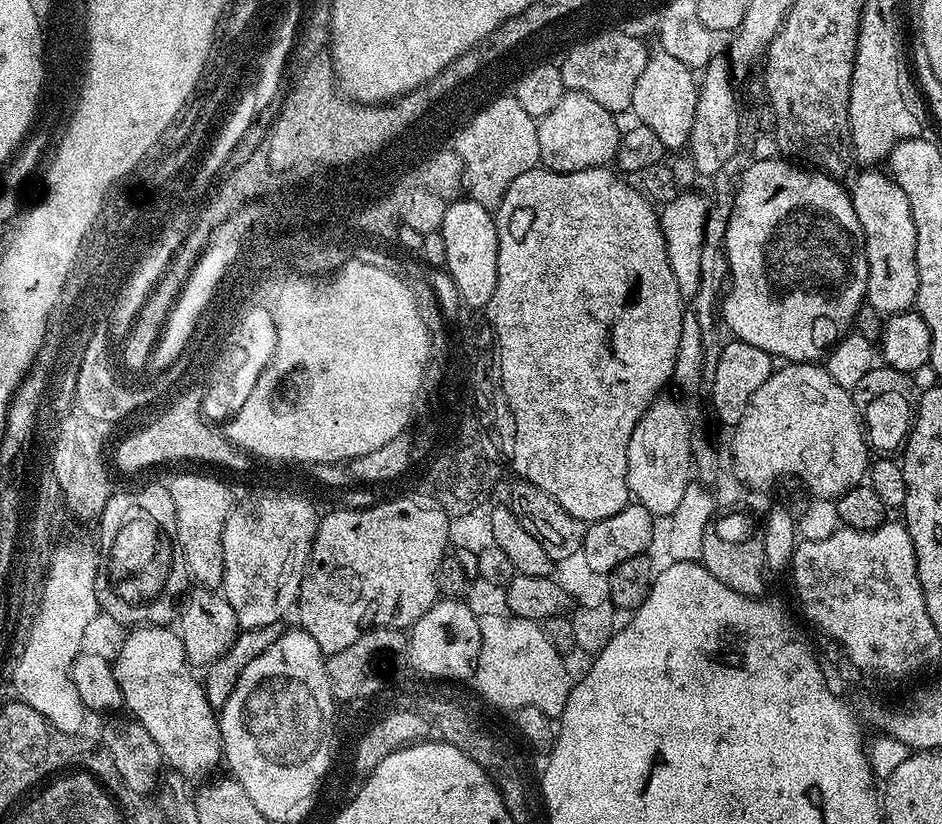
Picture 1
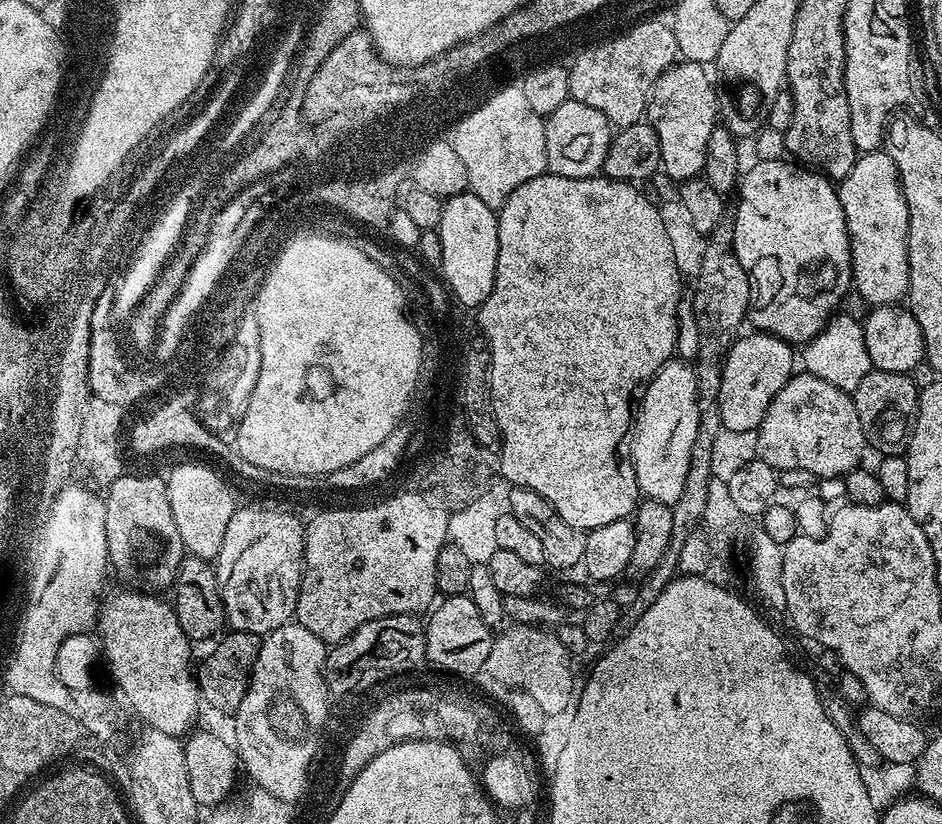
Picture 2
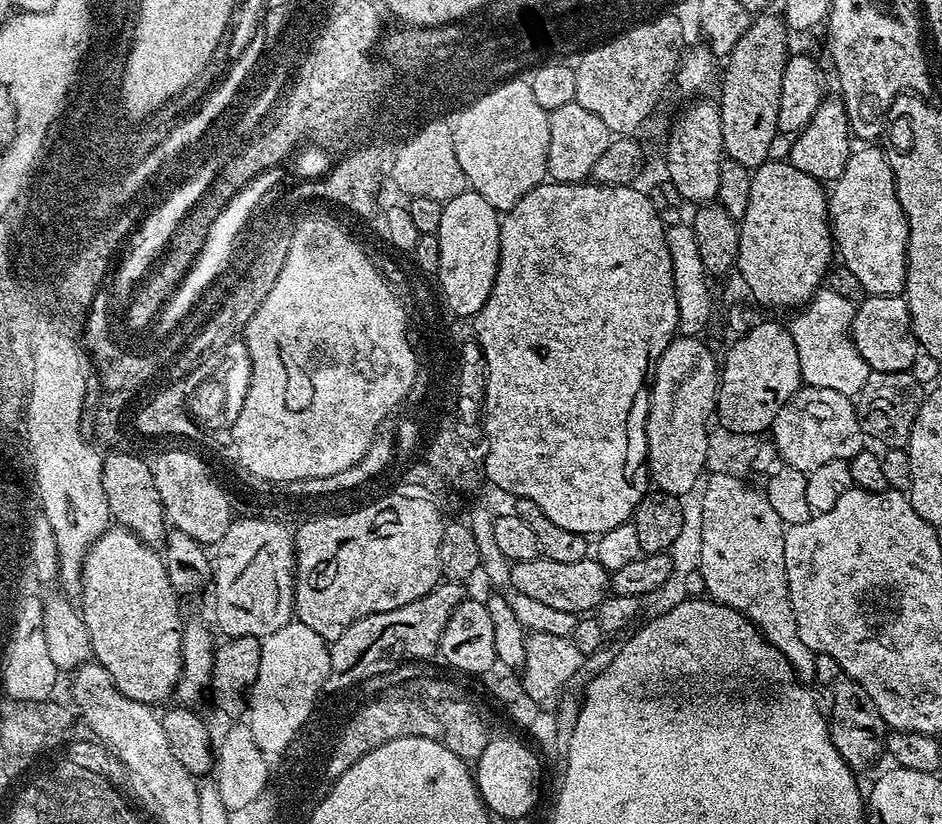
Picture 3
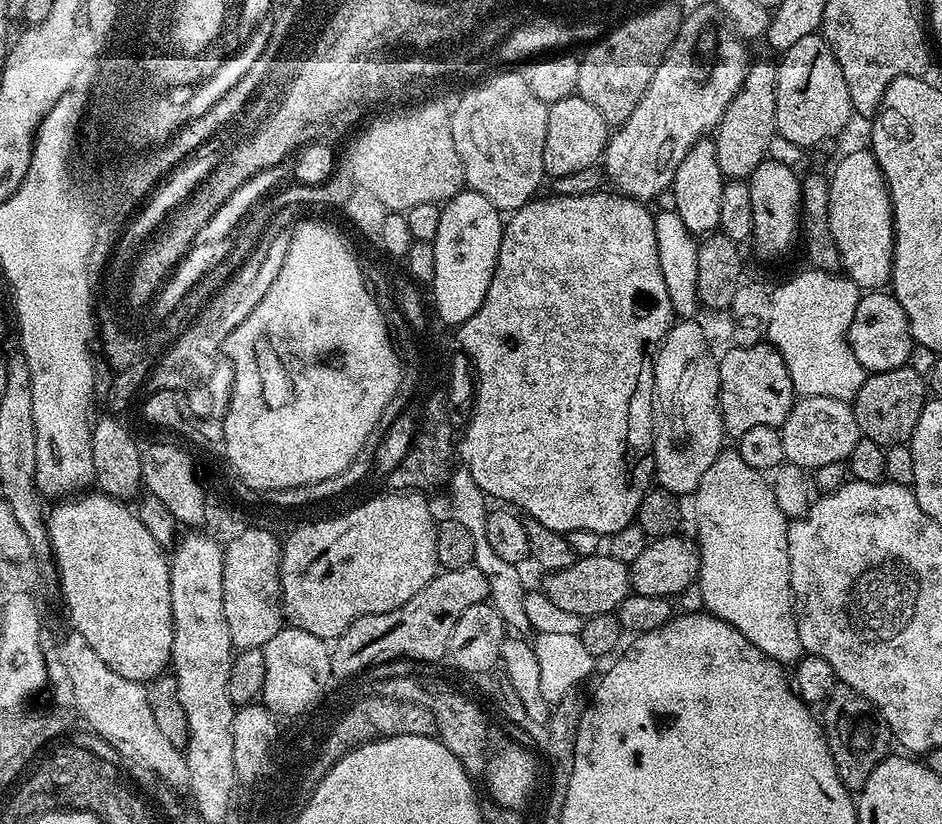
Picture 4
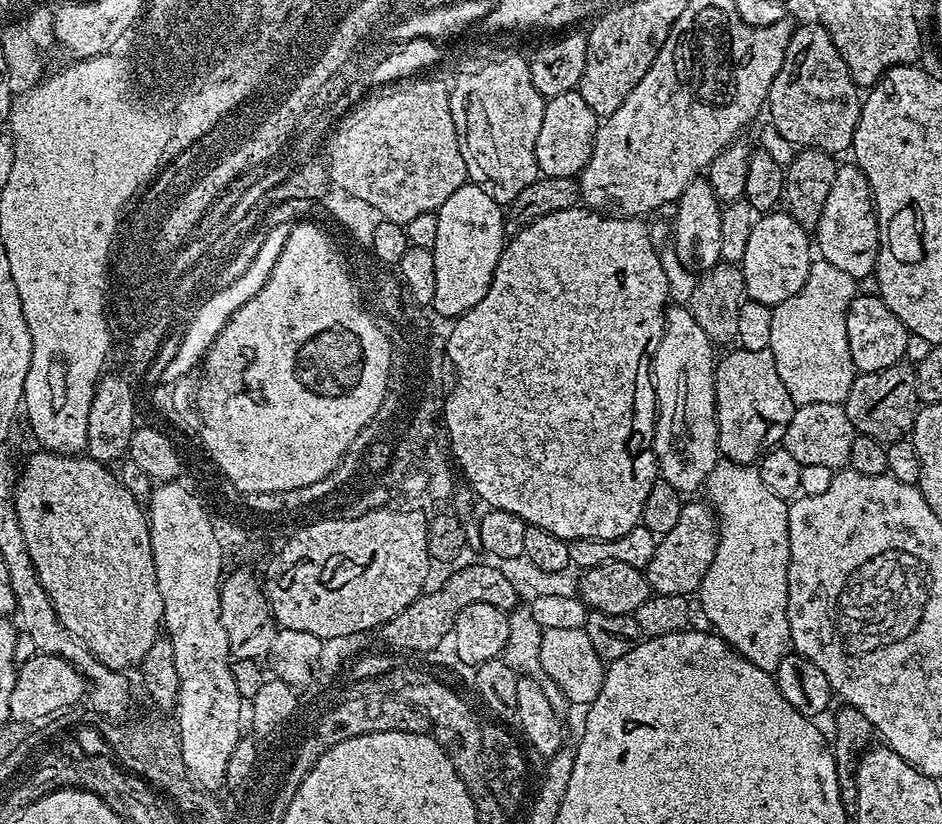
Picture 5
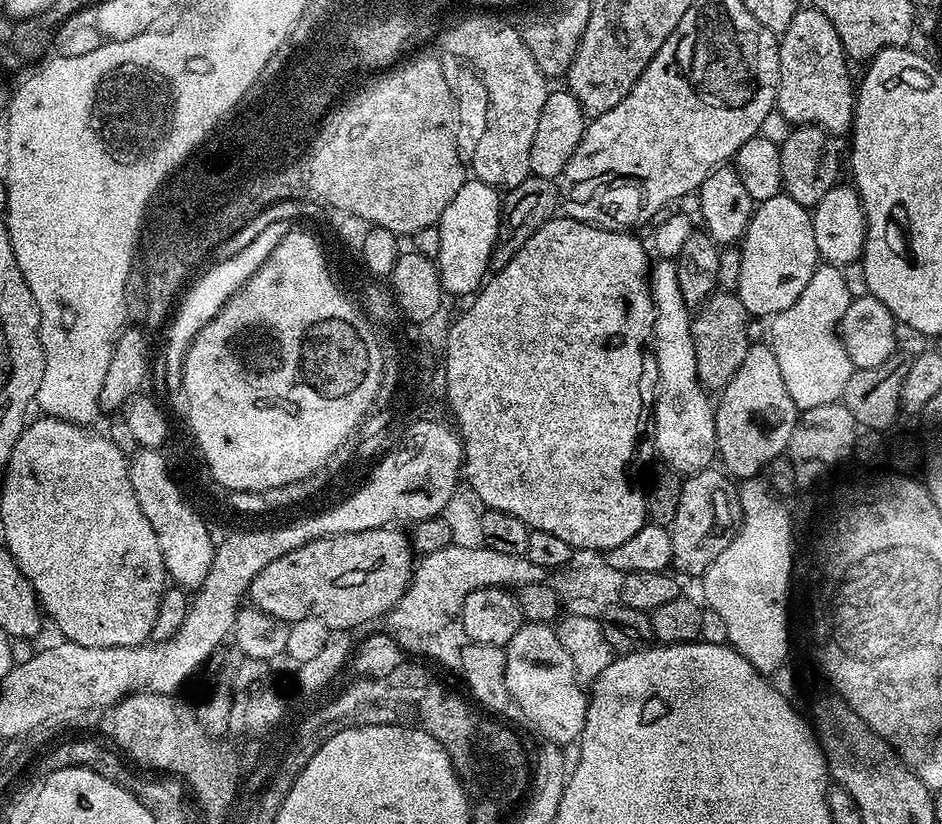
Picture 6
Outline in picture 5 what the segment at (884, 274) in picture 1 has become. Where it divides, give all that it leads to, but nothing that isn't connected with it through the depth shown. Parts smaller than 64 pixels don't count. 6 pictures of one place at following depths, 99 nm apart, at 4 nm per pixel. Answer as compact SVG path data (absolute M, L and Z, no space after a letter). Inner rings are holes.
M837 167L836 181L830 186L826 206L822 206L822 218L814 229L814 244L823 260L830 262L830 266L838 266L838 270L850 274L857 282L864 282L875 273L880 253L880 227L874 219L872 191L860 168Z

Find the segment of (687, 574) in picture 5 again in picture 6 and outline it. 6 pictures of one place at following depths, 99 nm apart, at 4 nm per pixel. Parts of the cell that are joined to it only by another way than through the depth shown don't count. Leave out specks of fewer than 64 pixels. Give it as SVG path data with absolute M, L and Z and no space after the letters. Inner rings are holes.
M707 468L691 473L683 479L680 486L677 514L674 516L674 522L668 526L671 534L671 567L690 576L703 575L714 558L729 545L740 523L740 502L737 489L733 481L721 469L714 469Z

